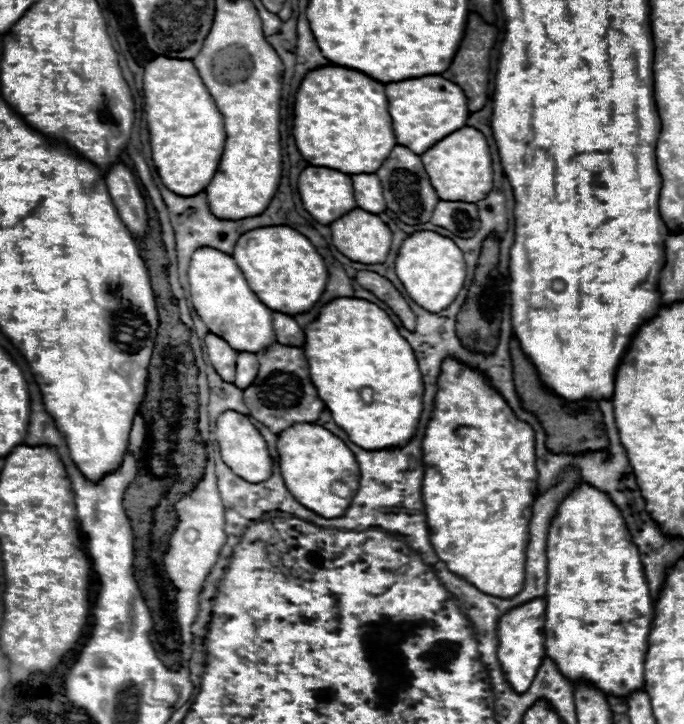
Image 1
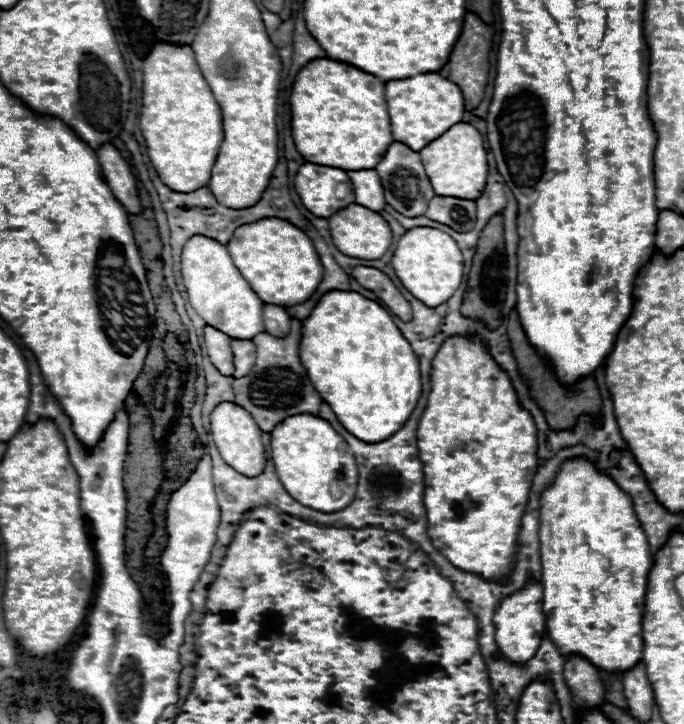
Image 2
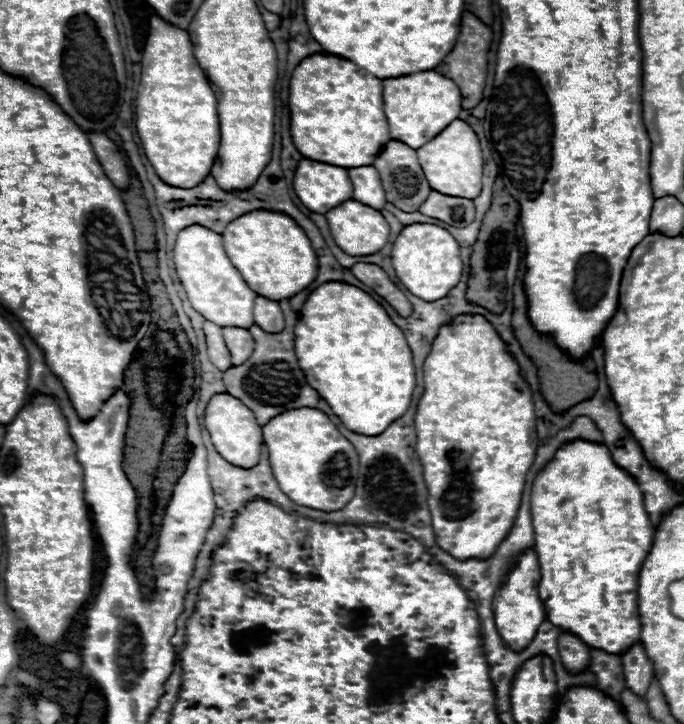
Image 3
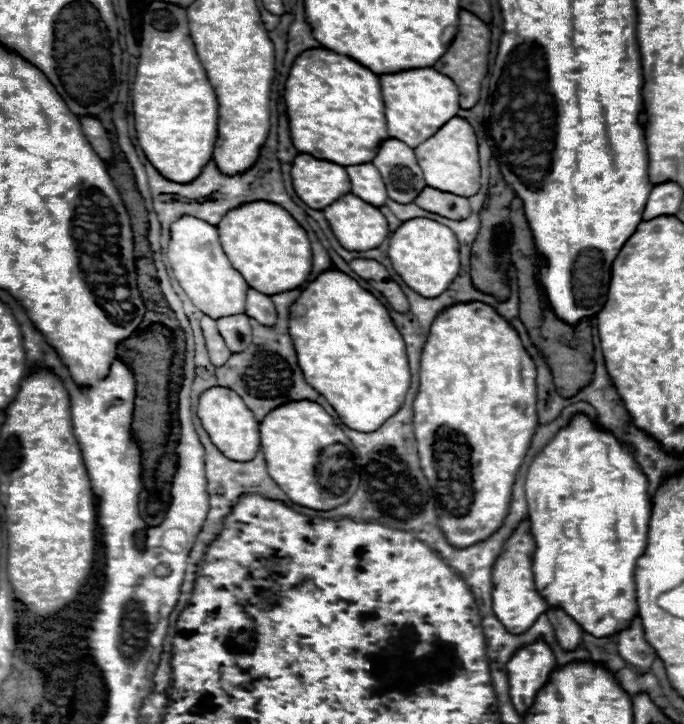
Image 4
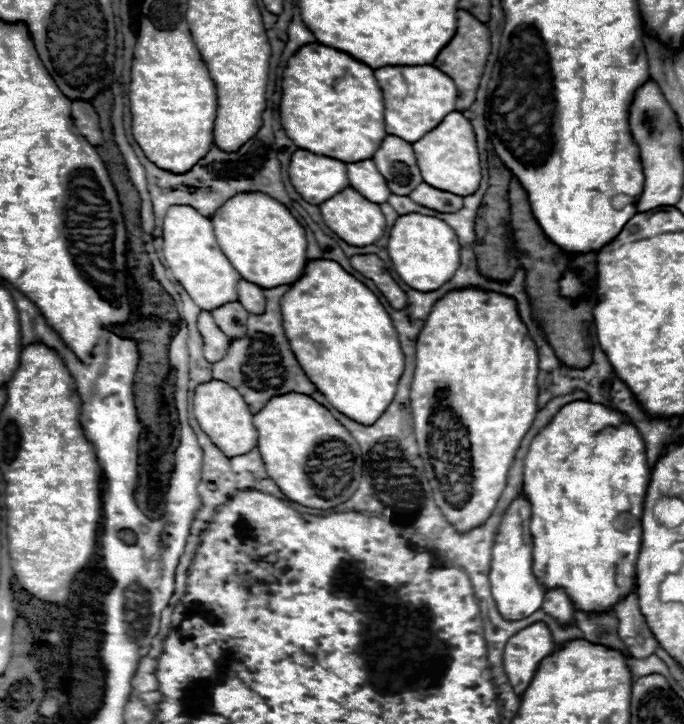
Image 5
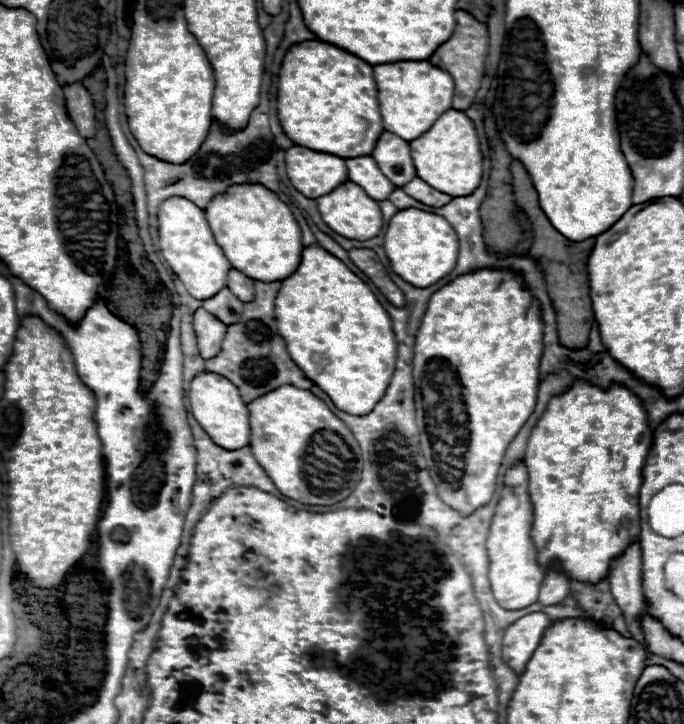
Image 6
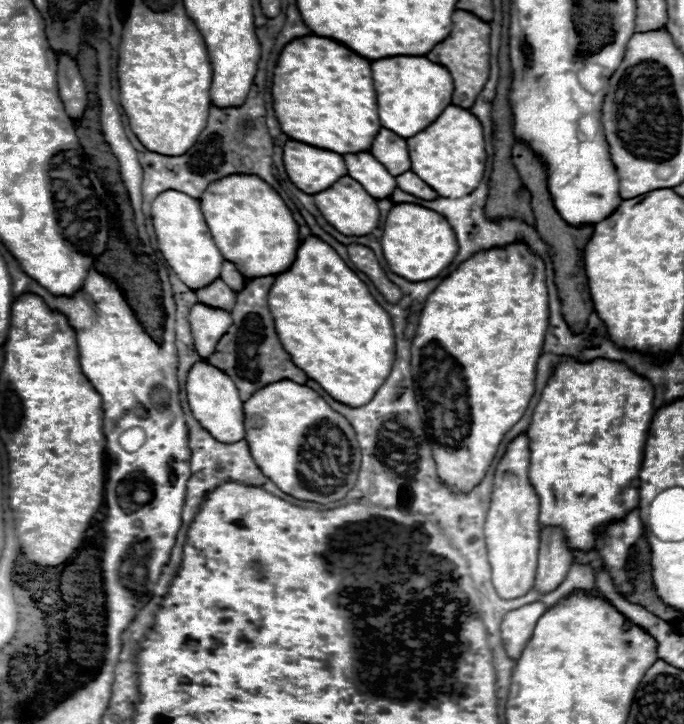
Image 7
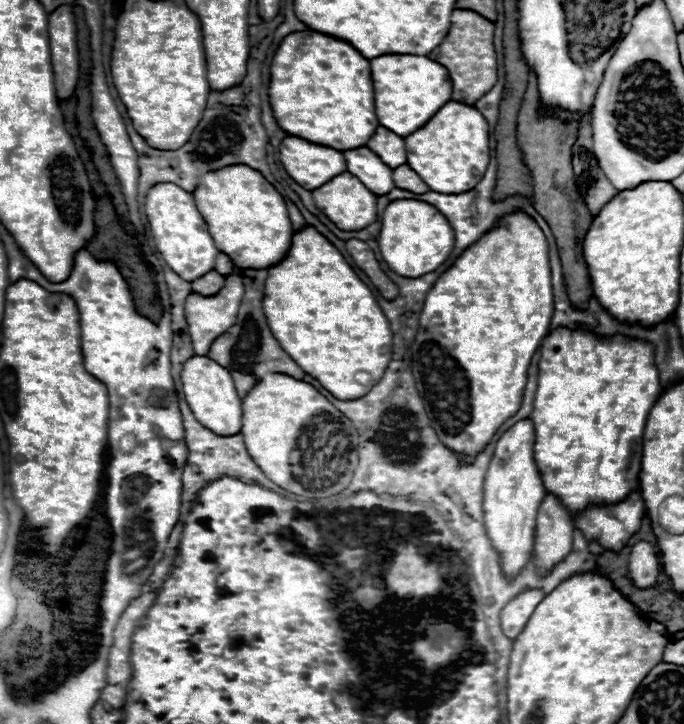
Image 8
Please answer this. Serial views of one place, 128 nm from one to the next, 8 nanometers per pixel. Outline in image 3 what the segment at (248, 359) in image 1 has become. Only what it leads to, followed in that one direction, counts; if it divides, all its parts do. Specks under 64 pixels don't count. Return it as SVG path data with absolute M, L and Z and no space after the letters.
M224 326L222 336L224 336L224 342L232 354L232 364L242 364L244 360L248 360L248 356L252 356L254 340L252 340L248 328Z

